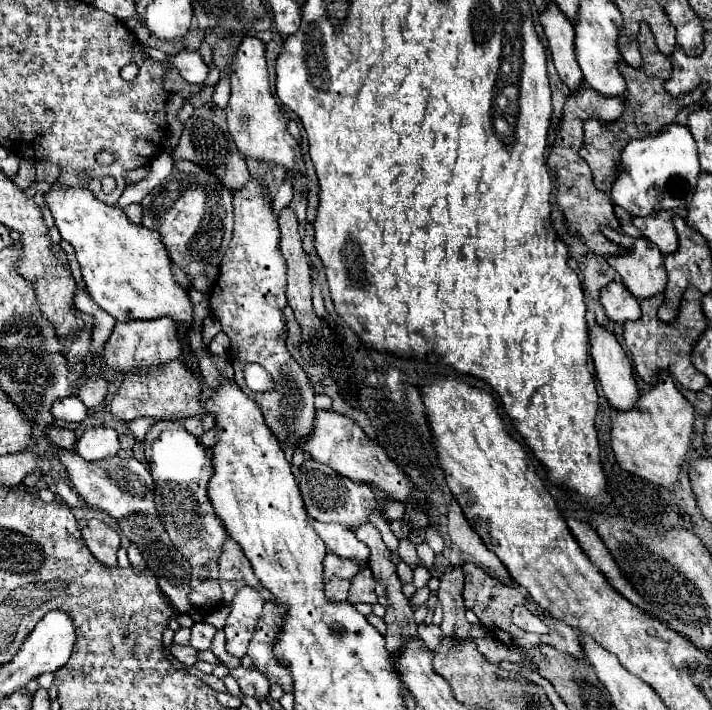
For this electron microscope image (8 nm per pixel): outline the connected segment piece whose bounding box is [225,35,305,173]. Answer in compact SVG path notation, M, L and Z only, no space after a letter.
M247 35L231 57L231 99L225 113L229 133L245 157L259 157L261 161L283 165L289 173L305 171L301 149L287 129L287 117L269 89L265 43L253 35Z

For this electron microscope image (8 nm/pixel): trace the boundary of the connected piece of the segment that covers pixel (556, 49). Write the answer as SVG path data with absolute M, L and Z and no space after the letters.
M549 3L547 11L539 15L539 21L549 39L551 57L559 77L571 91L577 91L583 85L583 73L581 67L577 65L575 29L571 21L559 11L559 7L555 7L555 3Z

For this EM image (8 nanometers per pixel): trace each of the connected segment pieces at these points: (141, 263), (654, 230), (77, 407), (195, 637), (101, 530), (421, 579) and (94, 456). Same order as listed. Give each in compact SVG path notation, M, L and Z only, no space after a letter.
M53 185L45 195L45 205L55 219L61 239L73 245L87 283L87 293L101 309L117 321L171 315L175 323L185 323L185 327L191 329L193 305L187 291L173 279L171 259L157 231L131 223L121 207L99 201L83 187Z
M657 211L655 215L635 217L633 225L659 247L663 255L671 255L677 251L677 233L673 227L673 213L671 211Z
M65 397L53 403L51 407L51 415L53 419L61 419L61 421L85 421L89 415L89 409L81 403L79 397Z
M199 621L191 627L191 647L195 647L197 651L205 651L211 649L211 641L215 635L215 627L211 623Z
M89 519L87 527L83 527L83 541L89 547L89 551L105 565L115 567L117 565L117 547L119 547L119 535L103 521Z
M415 567L413 569L413 585L419 589L419 587L425 587L427 585L427 581L429 581L429 577L431 577L431 573L425 569L425 567Z
M103 425L89 427L79 437L75 449L87 463L97 463L101 459L113 457L119 451L117 431L111 427L103 427Z

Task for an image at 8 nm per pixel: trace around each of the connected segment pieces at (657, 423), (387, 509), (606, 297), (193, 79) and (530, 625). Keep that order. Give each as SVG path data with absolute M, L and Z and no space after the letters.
M659 373L657 383L639 397L639 403L627 413L617 413L613 419L611 447L621 469L643 477L649 483L661 485L667 491L675 491L683 461L693 449L693 431L695 409L675 387L671 375Z
M387 501L387 503L385 503L385 507L383 507L383 515L385 515L385 517L389 517L391 521L401 519L401 517L403 517L403 513L405 513L405 505L403 505L403 503L399 503L399 501L395 501L395 503Z
M619 281L609 283L607 289L601 291L601 305L603 305L607 317L619 325L641 317L639 301Z
M181 51L179 55L171 57L171 63L179 69L181 77L183 77L187 83L201 85L201 83L207 79L207 65L203 63L203 59L201 59L199 53Z
M515 607L513 609L513 623L517 627L533 631L533 633L547 633L547 625L537 615L533 615L527 607Z

